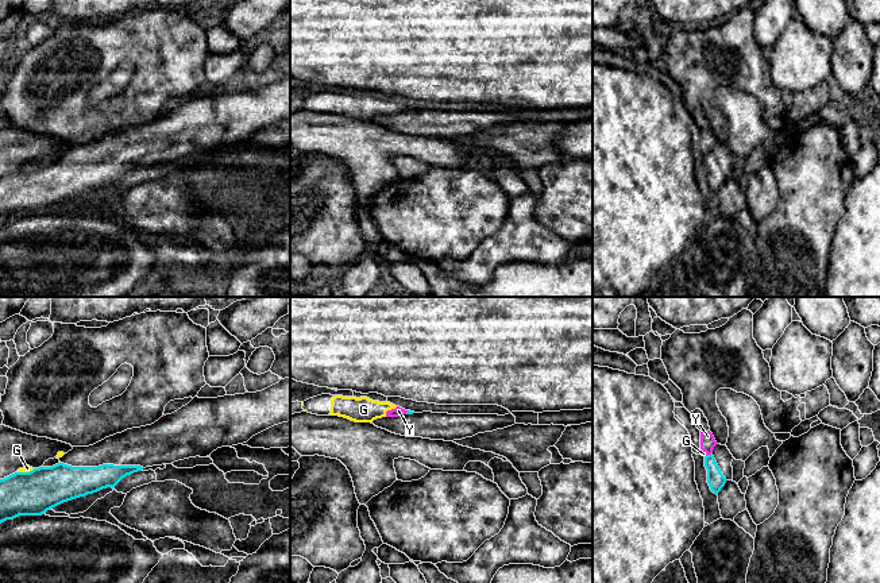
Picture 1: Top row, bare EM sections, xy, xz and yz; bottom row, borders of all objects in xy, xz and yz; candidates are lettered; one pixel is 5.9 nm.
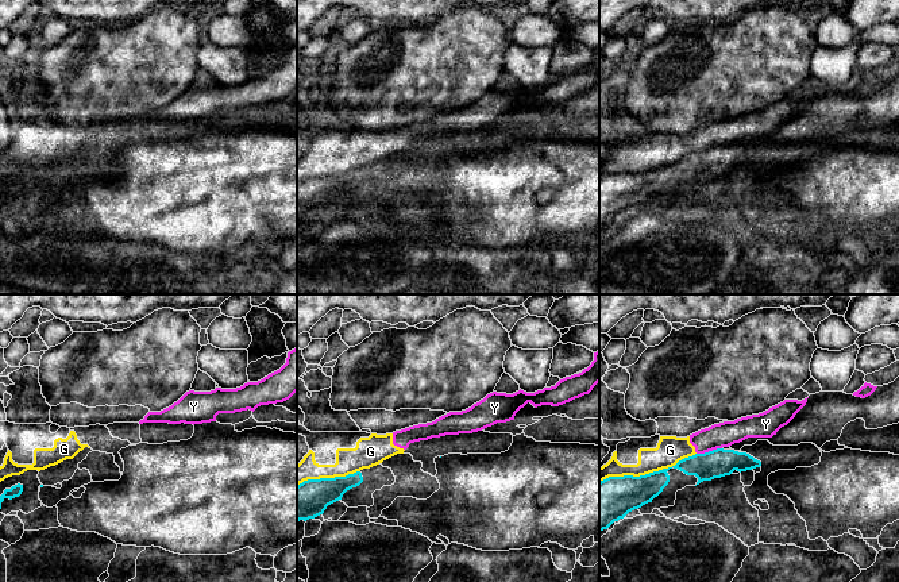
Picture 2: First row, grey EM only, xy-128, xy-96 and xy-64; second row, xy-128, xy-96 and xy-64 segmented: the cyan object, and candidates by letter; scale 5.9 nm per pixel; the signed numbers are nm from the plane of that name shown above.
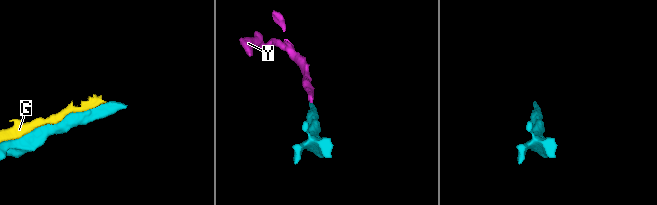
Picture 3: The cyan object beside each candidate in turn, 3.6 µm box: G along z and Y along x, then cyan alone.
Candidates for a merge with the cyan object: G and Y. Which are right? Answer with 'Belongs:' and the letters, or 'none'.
Belongs: none

